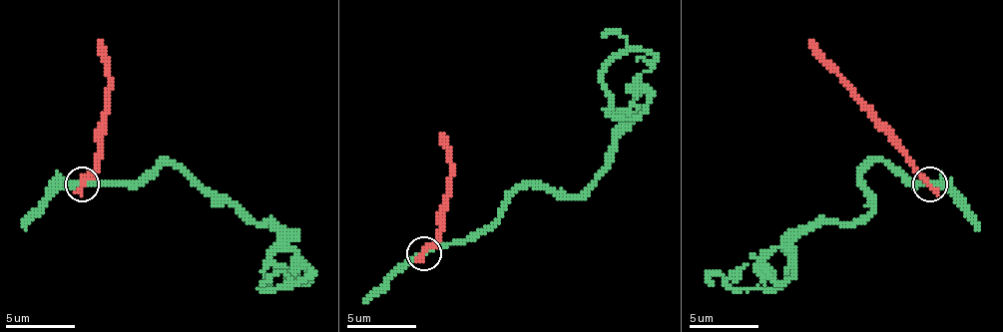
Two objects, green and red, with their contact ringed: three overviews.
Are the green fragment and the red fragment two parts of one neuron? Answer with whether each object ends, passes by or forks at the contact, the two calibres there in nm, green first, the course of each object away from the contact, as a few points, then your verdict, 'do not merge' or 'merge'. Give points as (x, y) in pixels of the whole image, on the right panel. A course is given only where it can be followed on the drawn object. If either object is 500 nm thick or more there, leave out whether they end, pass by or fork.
green passes by; red ends; calibres 300 and 360 nm; course green (930, 185), (871, 161), (861, 171), (871, 209), (799, 233), (774, 288), (734, 288), (727, 282), (748, 264); course red (930, 185), (851, 85), (809, 40); do not merge

